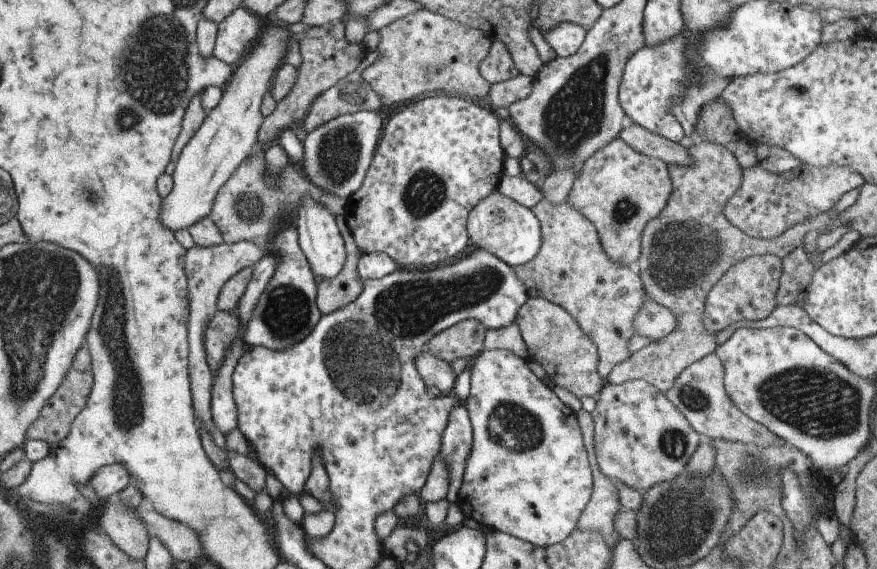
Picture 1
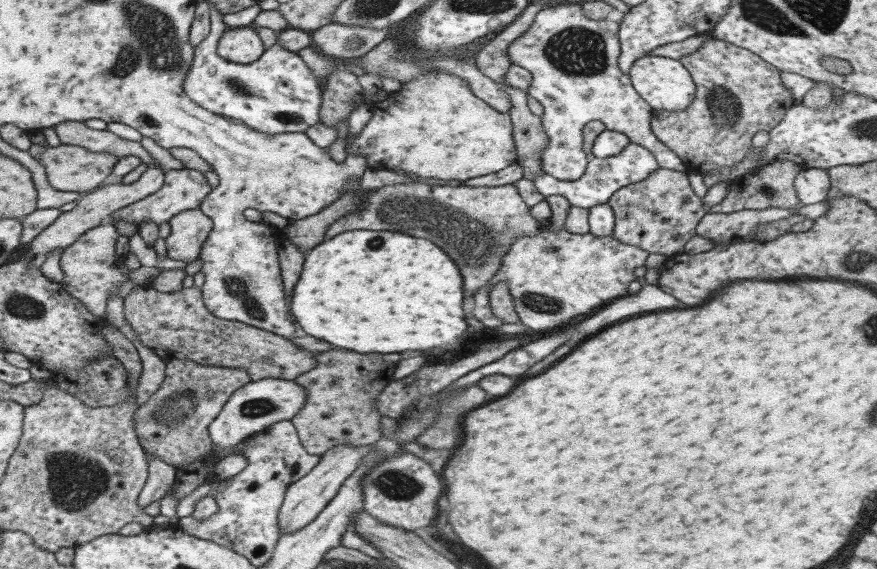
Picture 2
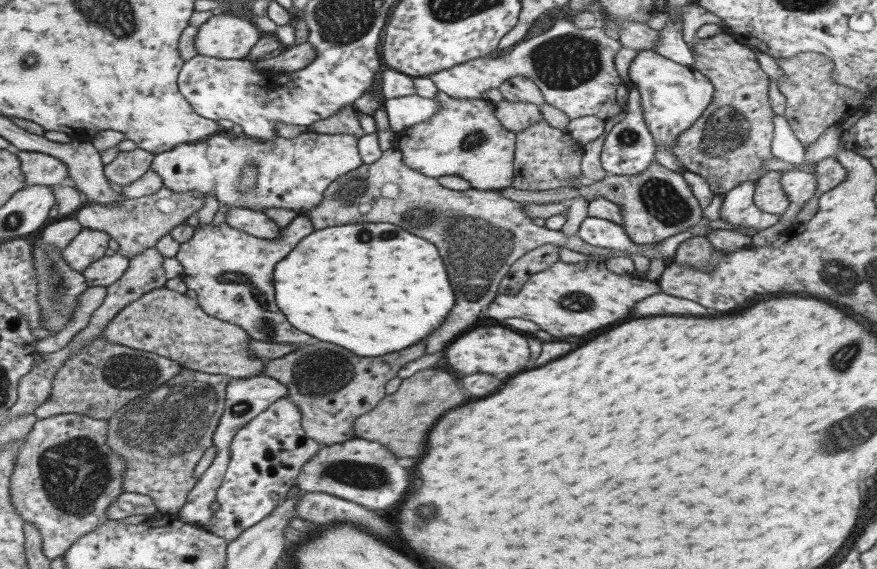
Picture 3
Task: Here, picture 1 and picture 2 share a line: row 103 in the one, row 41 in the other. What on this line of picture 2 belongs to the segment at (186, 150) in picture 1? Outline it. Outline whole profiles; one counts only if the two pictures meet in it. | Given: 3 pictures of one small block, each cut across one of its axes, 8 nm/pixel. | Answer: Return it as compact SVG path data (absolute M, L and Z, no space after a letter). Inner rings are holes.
M250 26L229 28L219 34L216 52L223 60L249 64L257 60L263 51L261 40Z

